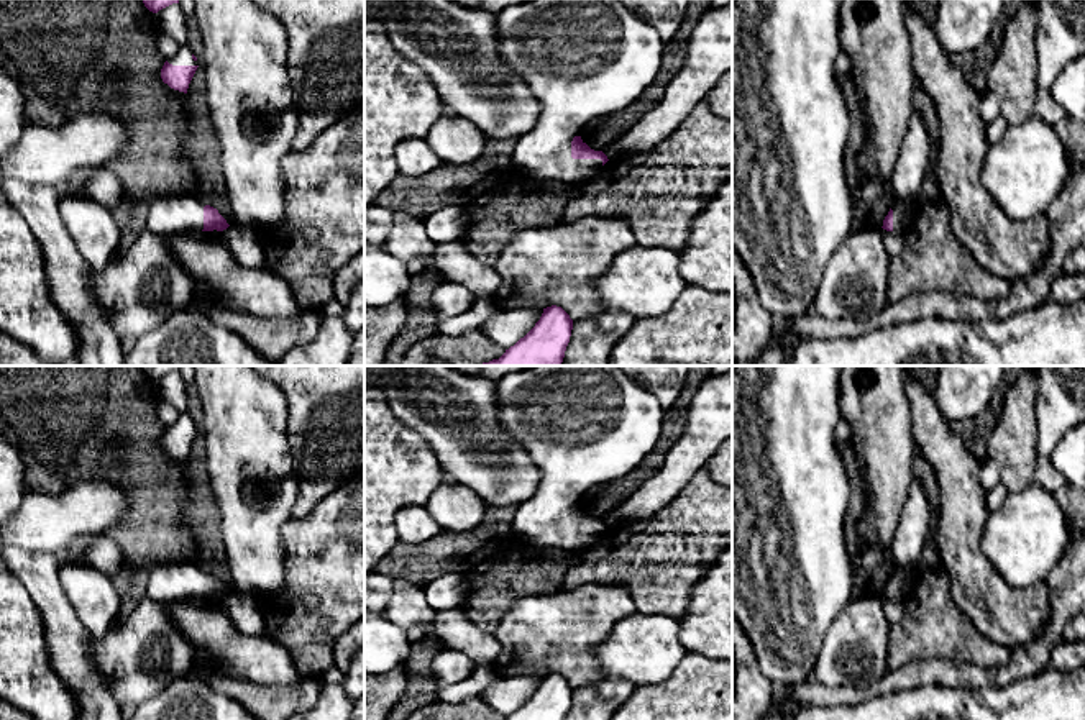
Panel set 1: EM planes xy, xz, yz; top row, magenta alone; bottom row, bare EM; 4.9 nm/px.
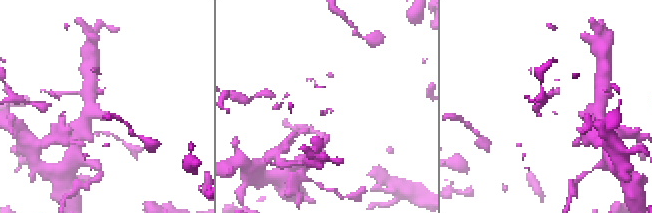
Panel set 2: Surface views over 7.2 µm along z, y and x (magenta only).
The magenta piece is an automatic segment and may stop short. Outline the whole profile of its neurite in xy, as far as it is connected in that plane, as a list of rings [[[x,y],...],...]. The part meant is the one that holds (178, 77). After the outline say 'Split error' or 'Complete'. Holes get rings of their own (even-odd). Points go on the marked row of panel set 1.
[[[182,46],[161,69],[161,79],[171,89],[187,93],[189,84],[199,67],[189,46]]]. Split error

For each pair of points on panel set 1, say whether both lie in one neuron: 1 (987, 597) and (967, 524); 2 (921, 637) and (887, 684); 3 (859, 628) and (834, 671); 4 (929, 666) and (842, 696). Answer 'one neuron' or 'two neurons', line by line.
1: one neuron
2: two neurons
3: one neuron
4: one neuron

